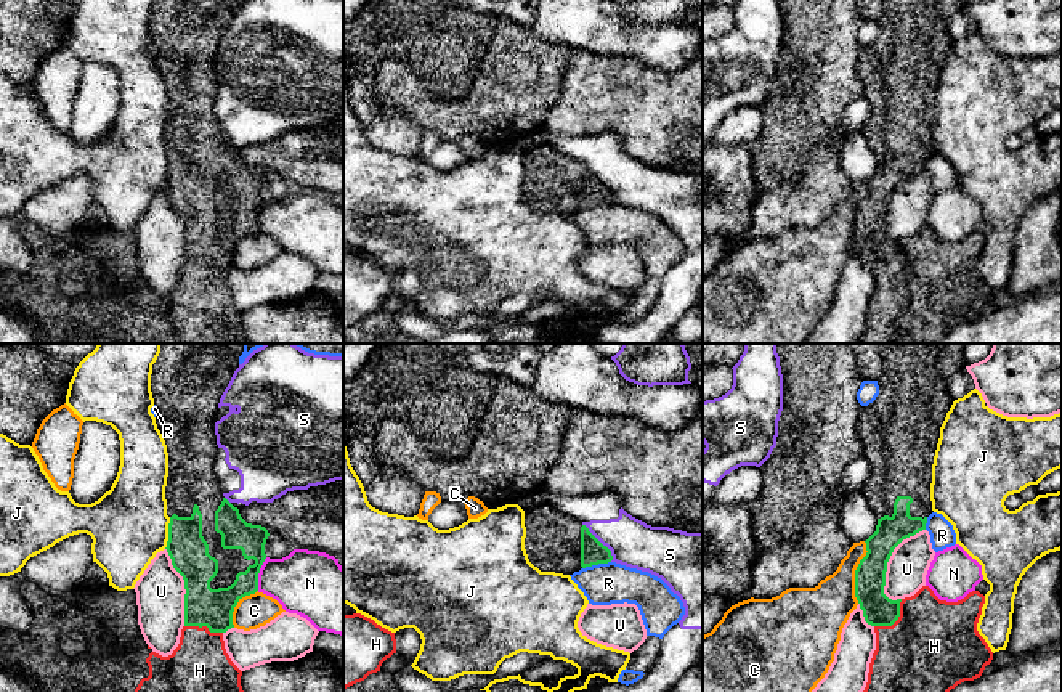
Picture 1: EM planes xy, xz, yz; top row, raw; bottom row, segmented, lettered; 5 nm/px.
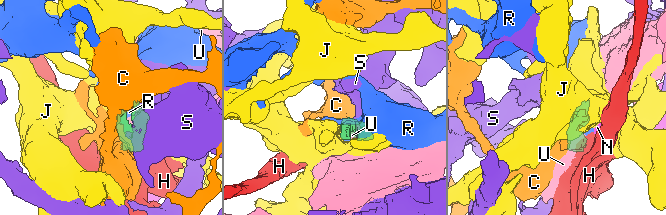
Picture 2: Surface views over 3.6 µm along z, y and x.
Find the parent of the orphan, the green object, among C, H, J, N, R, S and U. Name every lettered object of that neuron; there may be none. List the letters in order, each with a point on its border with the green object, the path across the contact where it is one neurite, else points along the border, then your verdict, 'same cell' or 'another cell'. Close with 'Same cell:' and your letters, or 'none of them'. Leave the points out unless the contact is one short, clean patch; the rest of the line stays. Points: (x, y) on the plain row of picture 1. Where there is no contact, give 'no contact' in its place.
C: meets green in yz at (855, 212); another cell
H: meets green in yz at (895, 260); border along yz (902, 240), (899, 257), (891, 265), (875, 267); another cell
J: meets green in xy at (169, 174); border along xy (170, 158), (164, 188); another cell
N: meets green in xy at (259, 212); another cell
R: meets green in xz at (595, 204); another cell
S: meets green in xz at (600, 183); border along xz (583, 164), (610, 191), (612, 201); another cell
U: meets green in yz at (887, 201); another cell
Same cell: none of them

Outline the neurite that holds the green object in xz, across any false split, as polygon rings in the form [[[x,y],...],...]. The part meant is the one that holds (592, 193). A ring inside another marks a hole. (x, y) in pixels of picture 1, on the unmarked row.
[[[552,146],[526,151],[525,167],[528,199],[541,212],[573,215],[613,201],[611,191],[581,161]]]

